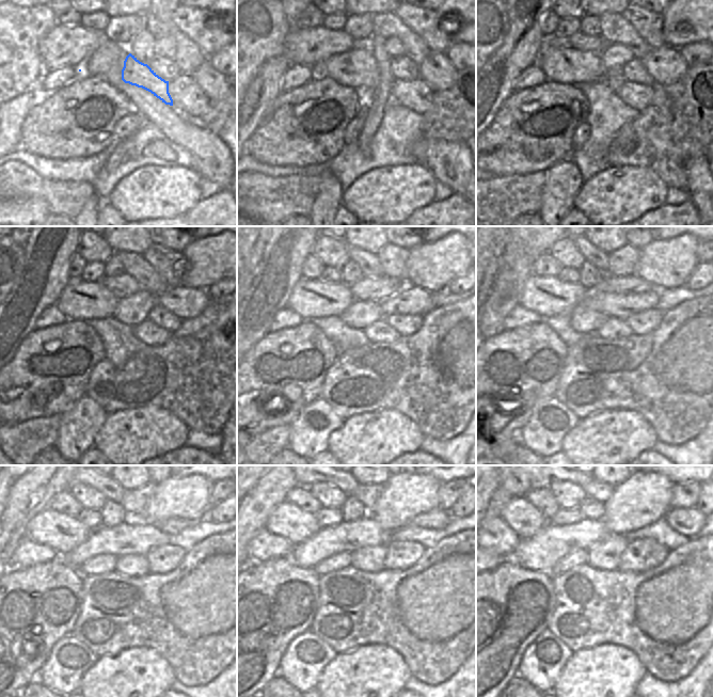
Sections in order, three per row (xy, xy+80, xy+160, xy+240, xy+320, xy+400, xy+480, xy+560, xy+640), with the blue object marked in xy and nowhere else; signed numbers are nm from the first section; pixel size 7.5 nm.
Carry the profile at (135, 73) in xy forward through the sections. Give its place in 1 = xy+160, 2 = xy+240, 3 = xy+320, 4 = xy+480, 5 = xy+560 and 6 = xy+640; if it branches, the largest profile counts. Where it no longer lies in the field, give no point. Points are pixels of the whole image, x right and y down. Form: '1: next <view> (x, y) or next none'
1: next xy+160 (573, 66)
2: next xy+240 (79, 300)
3: next xy+320 (311, 299)
4: next xy+480 (62, 533)
5: next xy+560 (287, 520)
6: next xy+640 (523, 518)

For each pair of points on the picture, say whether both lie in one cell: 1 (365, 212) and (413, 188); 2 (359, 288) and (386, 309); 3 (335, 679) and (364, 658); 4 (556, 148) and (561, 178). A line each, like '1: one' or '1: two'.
1: one
2: two
3: one
4: two

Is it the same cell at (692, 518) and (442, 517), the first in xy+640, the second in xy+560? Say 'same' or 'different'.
same

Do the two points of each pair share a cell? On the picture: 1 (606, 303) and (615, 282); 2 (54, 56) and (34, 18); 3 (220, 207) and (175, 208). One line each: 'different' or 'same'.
1: different
2: different
3: different

